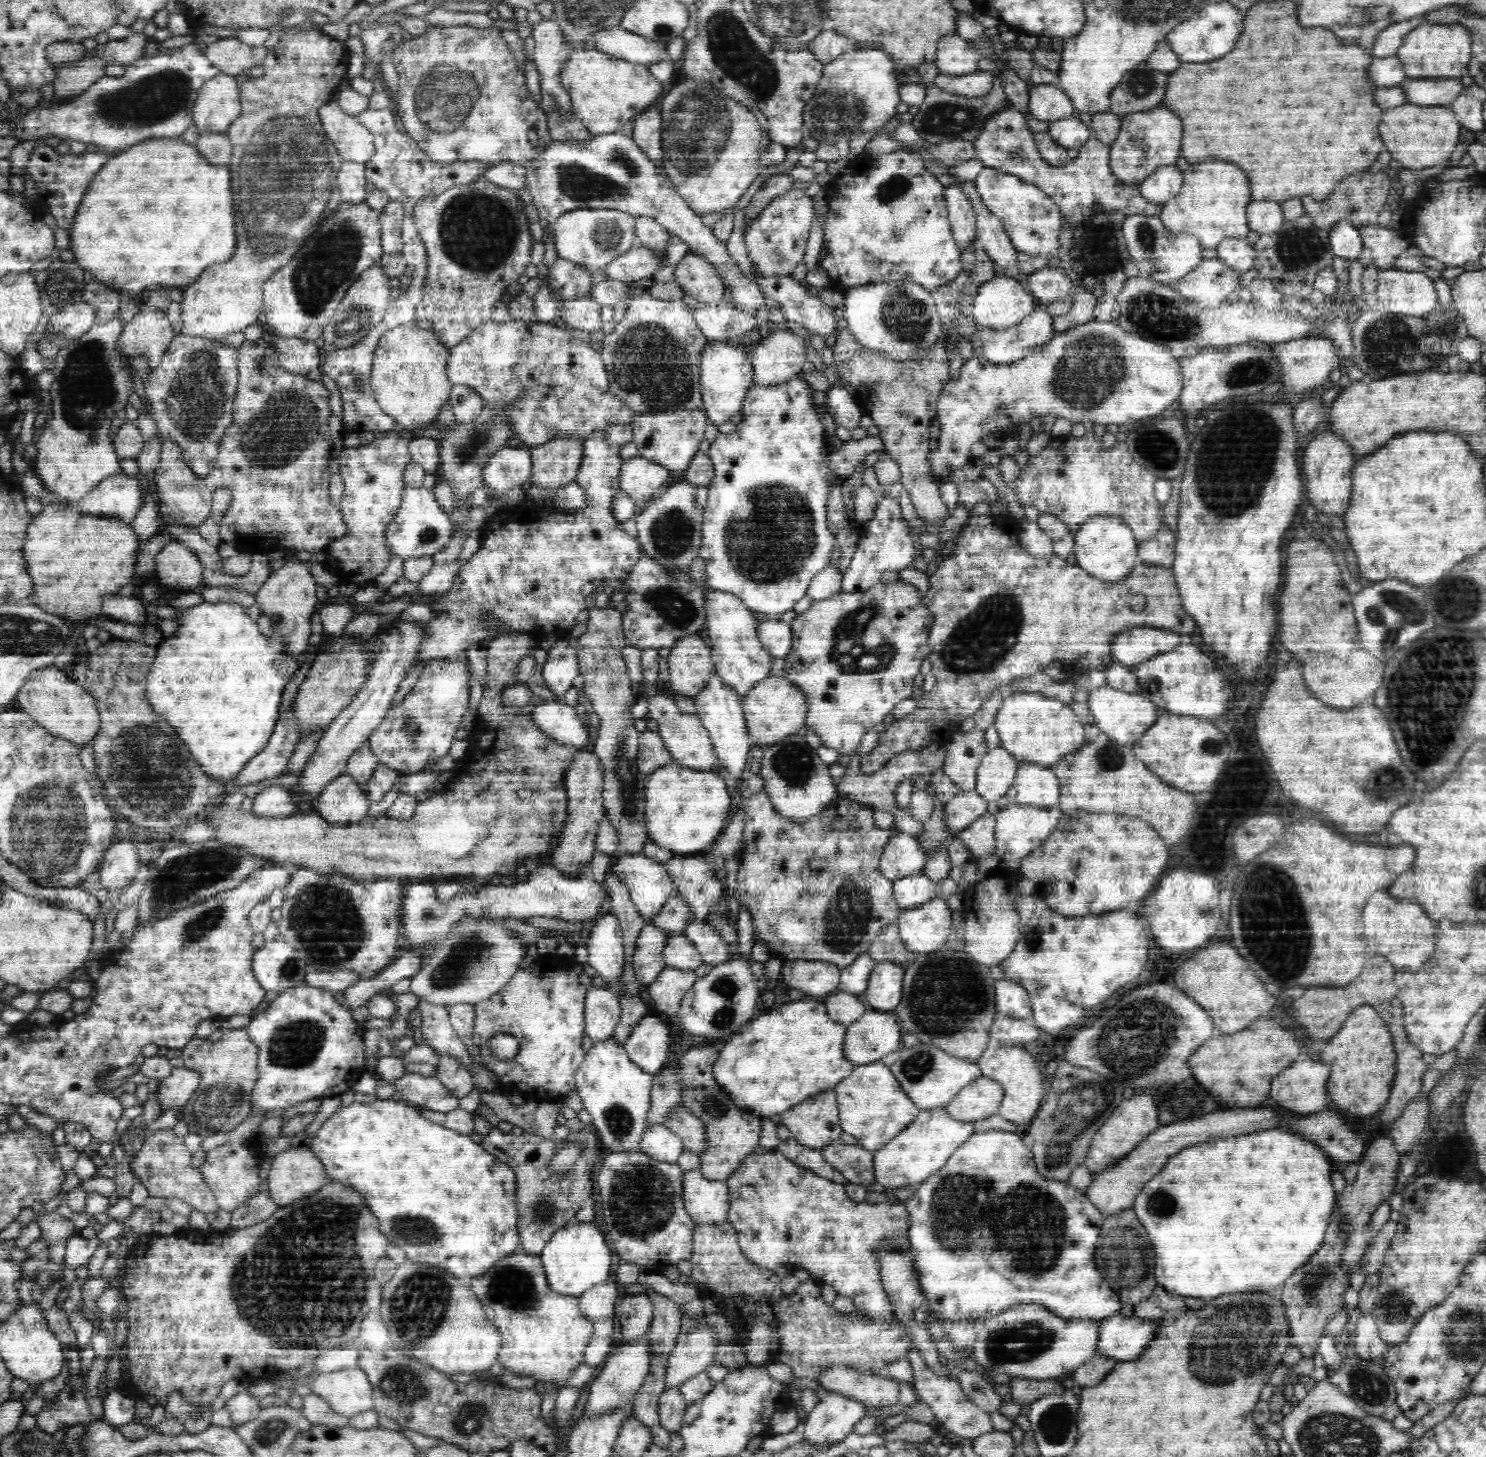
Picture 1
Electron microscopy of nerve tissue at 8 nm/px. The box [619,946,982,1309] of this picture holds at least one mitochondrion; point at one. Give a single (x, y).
(725, 986)

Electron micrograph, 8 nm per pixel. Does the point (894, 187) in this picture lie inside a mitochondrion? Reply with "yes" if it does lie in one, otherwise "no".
yes

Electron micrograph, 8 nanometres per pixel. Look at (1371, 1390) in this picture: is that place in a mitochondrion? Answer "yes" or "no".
yes

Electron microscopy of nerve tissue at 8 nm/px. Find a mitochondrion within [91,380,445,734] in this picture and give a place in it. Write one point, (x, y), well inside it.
(263, 442)

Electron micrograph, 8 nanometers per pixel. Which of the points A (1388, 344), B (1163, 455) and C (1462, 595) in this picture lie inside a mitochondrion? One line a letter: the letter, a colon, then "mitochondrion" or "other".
A: mitochondrion
B: mitochondrion
C: mitochondrion

